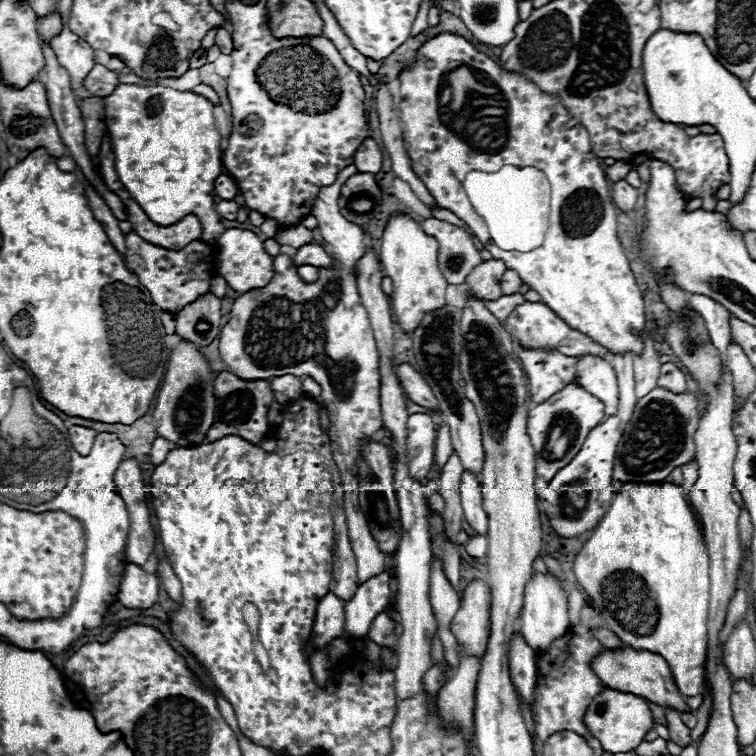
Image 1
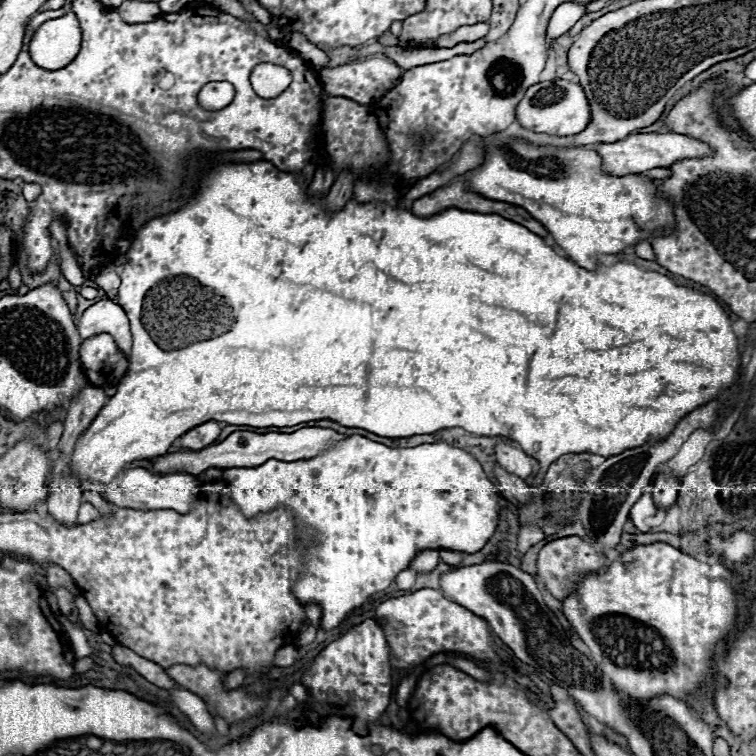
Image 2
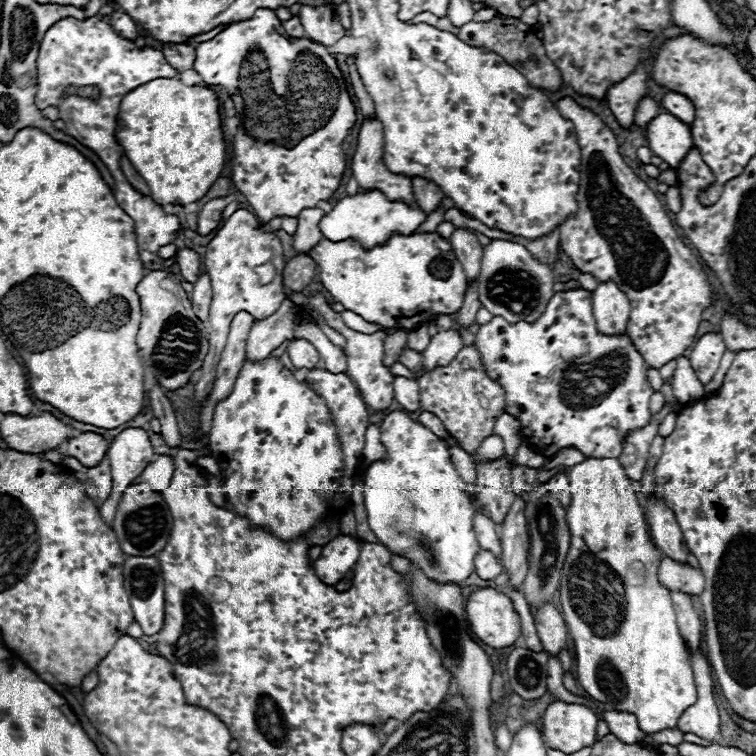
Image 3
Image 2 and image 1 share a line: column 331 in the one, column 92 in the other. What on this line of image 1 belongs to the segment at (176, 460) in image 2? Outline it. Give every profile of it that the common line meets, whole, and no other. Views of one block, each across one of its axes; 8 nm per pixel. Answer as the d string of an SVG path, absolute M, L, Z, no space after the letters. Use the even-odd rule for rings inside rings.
M70 426L70 428L68 428L70 442L72 442L74 450L80 452L82 456L88 456L88 454L90 454L96 434L98 434L96 430L92 430L92 428L84 428L84 426Z

